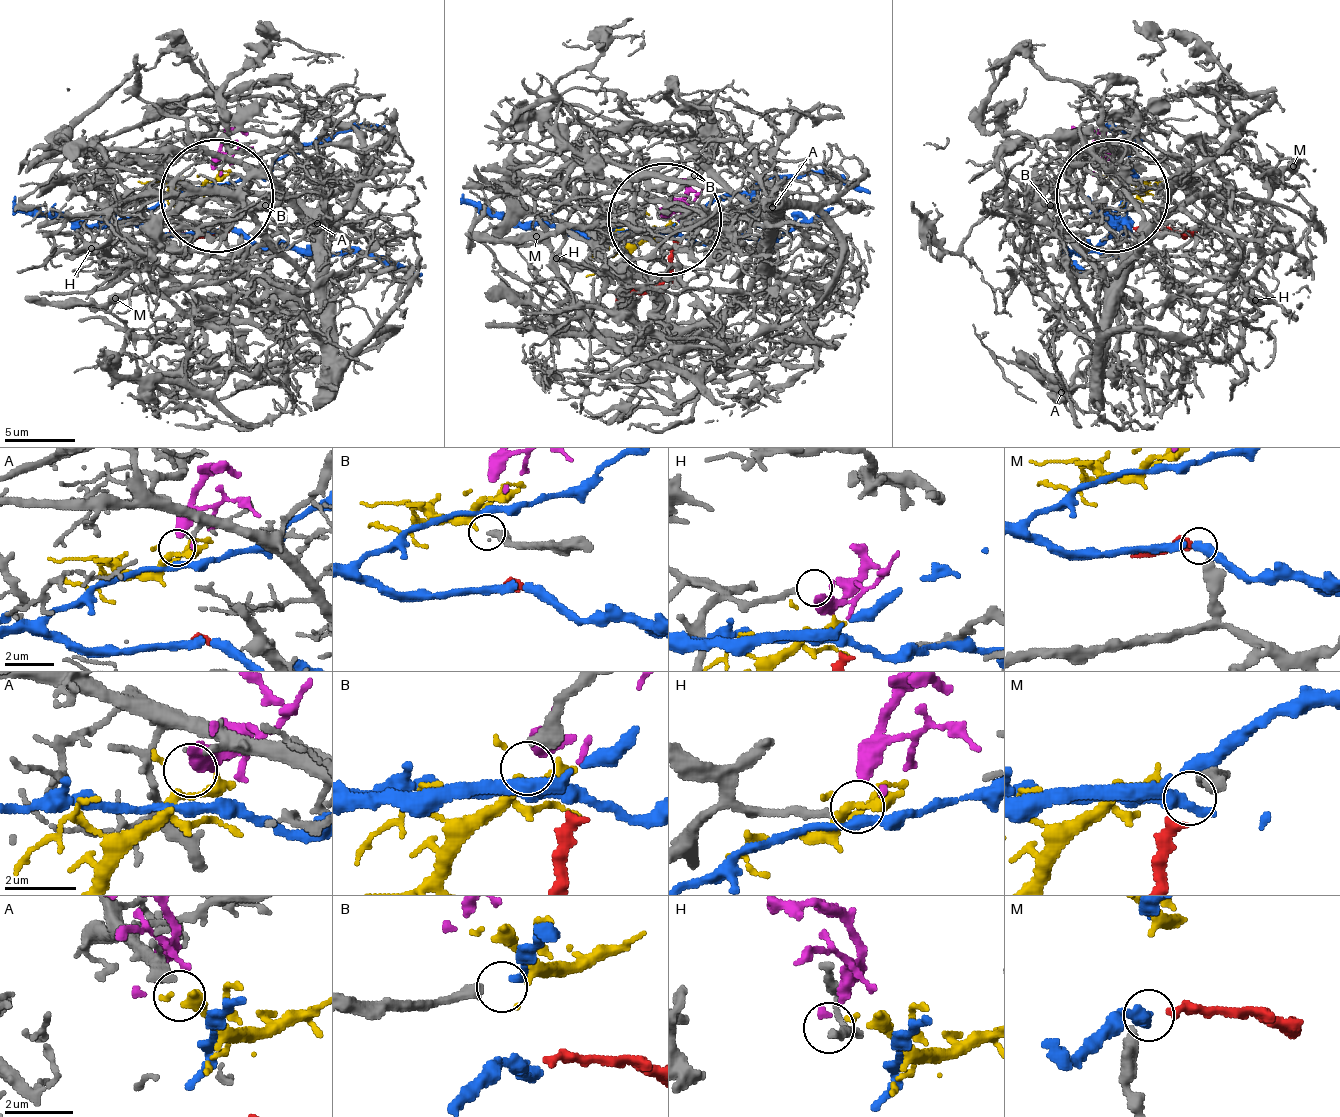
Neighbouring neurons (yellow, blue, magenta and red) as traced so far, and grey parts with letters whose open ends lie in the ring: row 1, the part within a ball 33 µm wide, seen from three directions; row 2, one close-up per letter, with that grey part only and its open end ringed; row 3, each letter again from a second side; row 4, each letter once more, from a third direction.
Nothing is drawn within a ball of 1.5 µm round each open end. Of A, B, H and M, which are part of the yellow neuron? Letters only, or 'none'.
A

